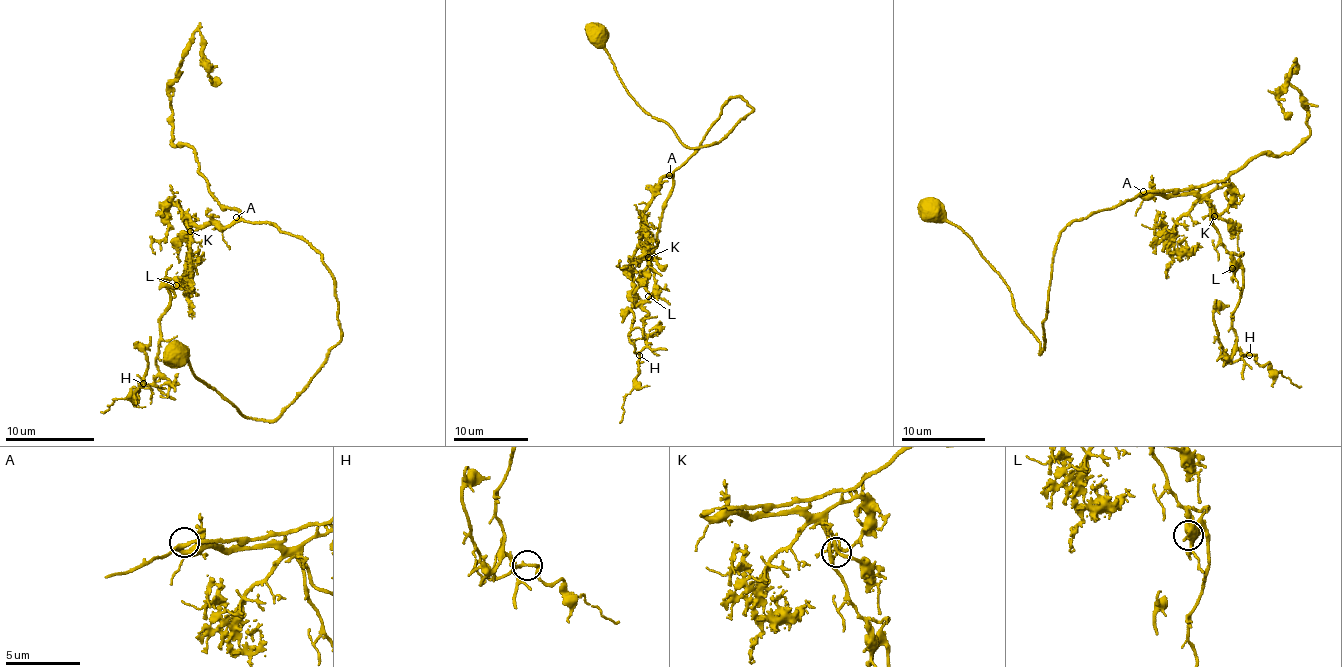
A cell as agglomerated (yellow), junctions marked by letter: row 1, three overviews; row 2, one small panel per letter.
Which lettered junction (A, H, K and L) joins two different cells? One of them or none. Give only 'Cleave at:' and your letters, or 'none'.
Cleave at: L

